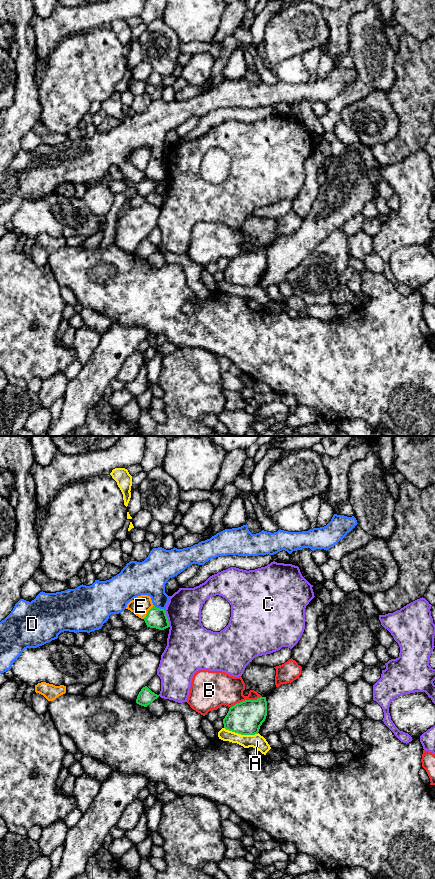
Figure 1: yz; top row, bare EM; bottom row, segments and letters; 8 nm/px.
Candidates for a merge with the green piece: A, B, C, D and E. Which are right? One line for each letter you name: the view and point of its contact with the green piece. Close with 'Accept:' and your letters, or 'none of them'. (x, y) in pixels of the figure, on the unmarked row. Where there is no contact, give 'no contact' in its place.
Accept: none of them

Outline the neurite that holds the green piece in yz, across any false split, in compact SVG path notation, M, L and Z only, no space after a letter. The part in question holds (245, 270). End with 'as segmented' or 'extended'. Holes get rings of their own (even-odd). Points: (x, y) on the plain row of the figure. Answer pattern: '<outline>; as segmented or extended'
M266 249L257 252L245 252L229 260L223 271L226 282L241 286L258 286L260 278L267 268Z; as segmented

